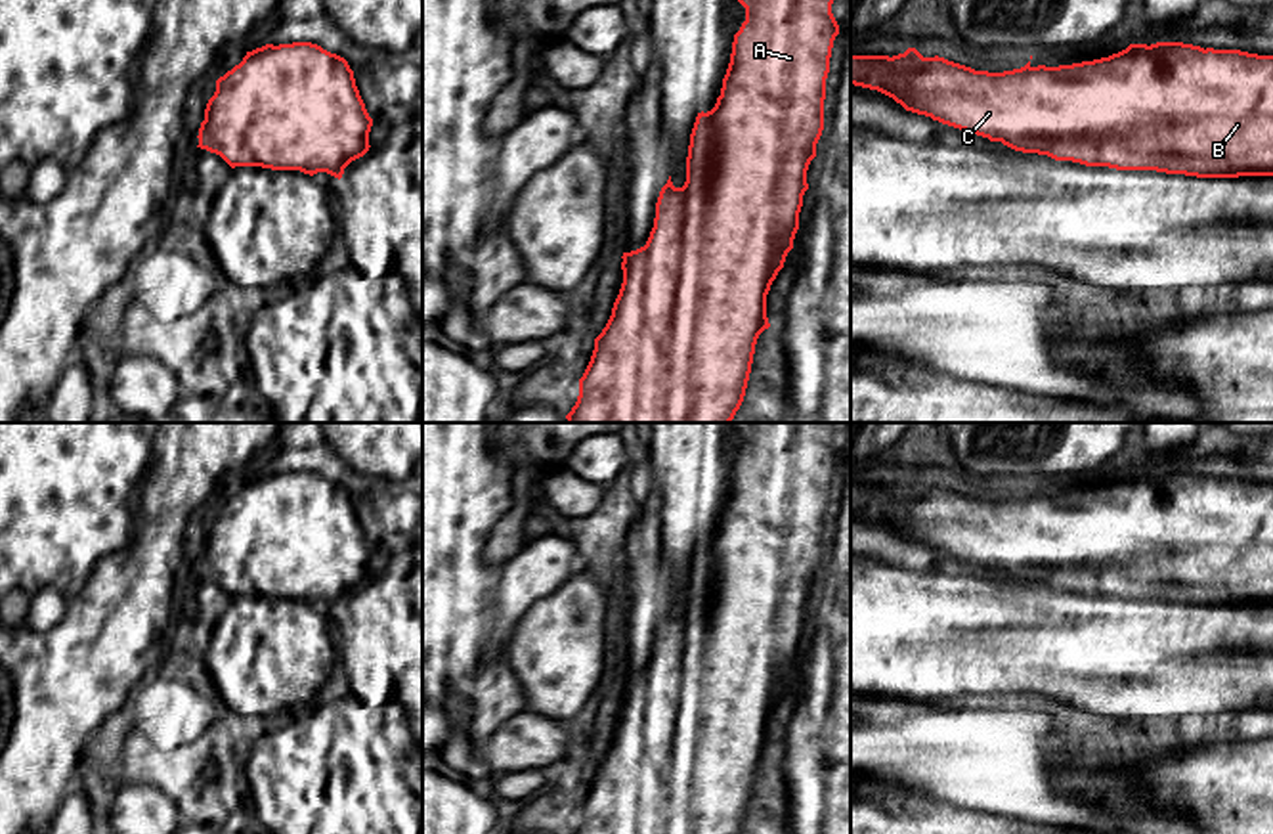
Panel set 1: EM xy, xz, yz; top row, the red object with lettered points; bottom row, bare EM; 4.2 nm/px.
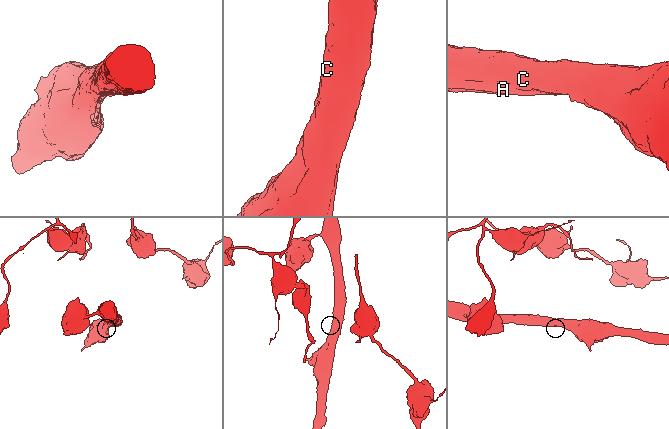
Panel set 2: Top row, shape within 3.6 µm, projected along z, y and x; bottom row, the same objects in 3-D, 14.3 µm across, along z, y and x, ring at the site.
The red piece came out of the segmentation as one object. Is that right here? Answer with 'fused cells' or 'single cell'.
single cell

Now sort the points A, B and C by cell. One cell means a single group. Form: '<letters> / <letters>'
A B C

